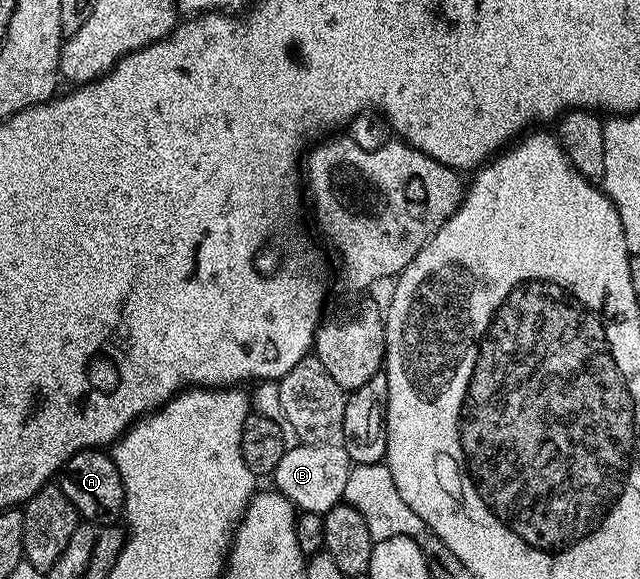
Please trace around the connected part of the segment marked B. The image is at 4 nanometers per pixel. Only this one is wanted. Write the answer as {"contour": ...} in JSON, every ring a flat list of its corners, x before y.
{"contour":[[338,442,296,444,289,447,272,474,275,491,288,498,302,512,325,515,343,501,345,483,352,465,347,451]]}

